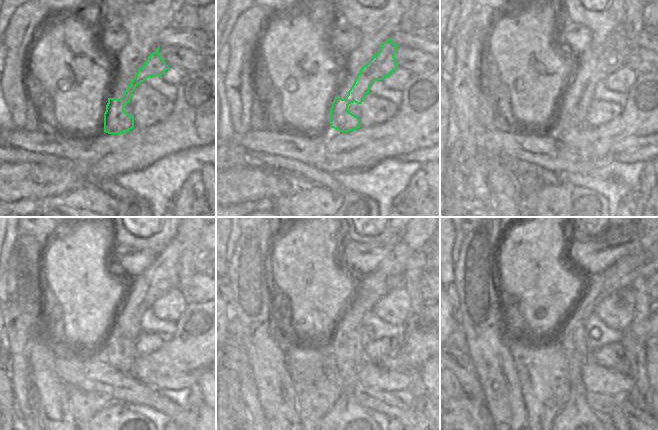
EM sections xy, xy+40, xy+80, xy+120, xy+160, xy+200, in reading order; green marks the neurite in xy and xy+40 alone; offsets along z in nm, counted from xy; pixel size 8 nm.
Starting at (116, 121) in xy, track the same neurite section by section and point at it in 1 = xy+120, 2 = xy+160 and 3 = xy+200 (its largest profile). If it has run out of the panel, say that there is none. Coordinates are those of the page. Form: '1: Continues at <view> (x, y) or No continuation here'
1: Continues at xy+120 (143, 293)
2: Continues at xy+160 (392, 269)
3: Continues at xy+200 (625, 271).

